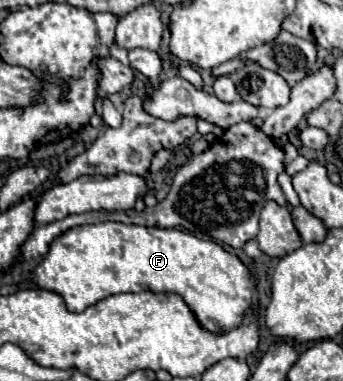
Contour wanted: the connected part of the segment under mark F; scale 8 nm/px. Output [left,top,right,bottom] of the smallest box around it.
[32,223,256,333]

